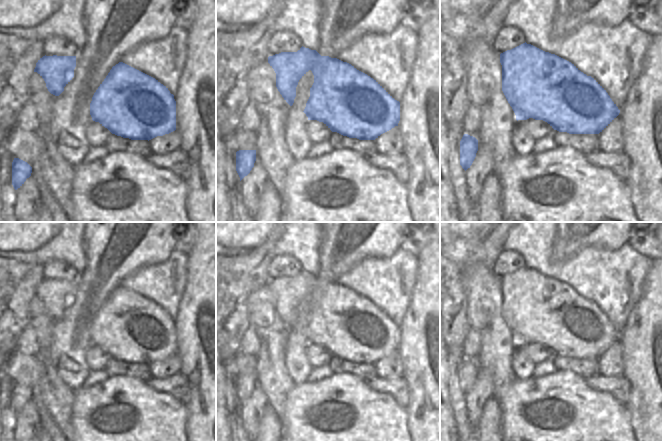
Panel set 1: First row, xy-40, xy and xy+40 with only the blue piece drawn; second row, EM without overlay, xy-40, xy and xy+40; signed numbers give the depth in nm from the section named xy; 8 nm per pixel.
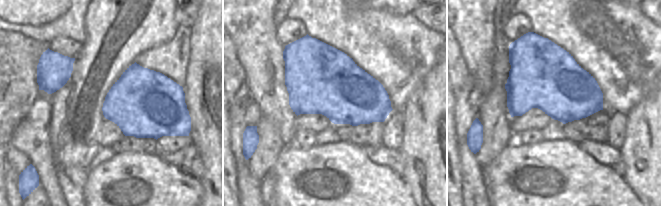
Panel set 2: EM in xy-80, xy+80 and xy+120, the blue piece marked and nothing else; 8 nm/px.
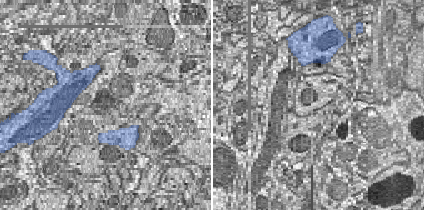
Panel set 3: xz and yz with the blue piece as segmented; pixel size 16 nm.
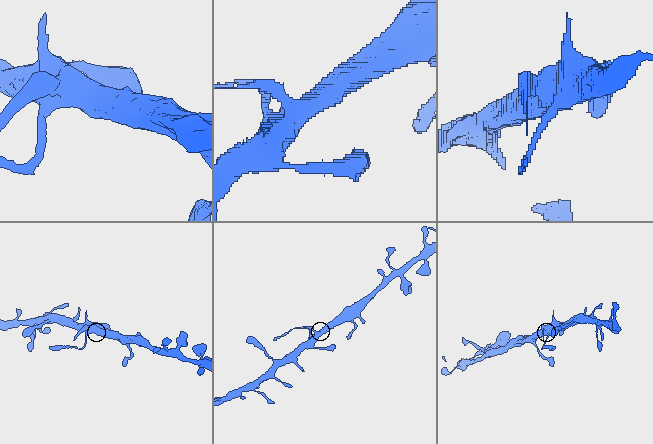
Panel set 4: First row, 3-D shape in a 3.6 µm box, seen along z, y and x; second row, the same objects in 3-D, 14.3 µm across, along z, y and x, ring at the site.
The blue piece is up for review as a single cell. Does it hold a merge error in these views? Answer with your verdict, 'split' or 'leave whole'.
leave whole

